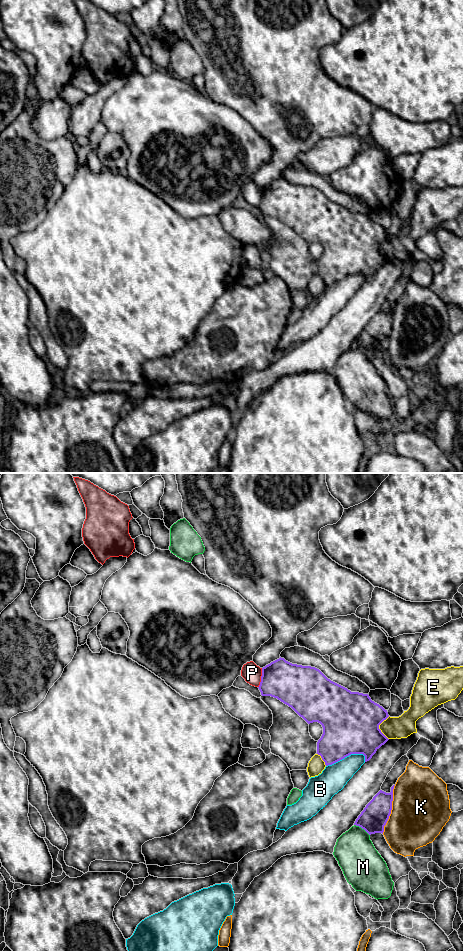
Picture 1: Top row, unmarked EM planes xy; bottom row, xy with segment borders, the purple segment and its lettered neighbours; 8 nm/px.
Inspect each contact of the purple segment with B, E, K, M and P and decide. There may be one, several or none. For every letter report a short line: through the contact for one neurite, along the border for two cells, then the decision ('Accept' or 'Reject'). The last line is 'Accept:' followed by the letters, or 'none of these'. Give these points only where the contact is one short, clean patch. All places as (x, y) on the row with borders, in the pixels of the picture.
B: Reject
E: Reject
K: Reject
M: Reject
P: Line: xy (262, 668), (258, 687). Reject
Accept: none of these

